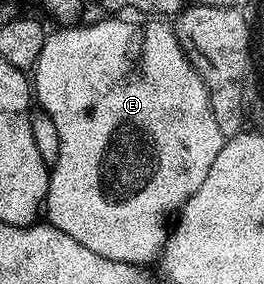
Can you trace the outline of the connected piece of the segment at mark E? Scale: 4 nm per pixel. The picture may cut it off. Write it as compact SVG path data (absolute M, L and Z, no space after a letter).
M103 18L88 28L80 26L63 26L48 35L45 46L41 46L41 58L33 69L33 96L38 107L53 118L57 125L57 135L61 137L61 150L57 162L50 169L49 190L45 201L45 216L57 230L69 234L73 242L81 242L85 250L93 250L93 254L101 254L101 258L109 258L126 264L146 265L145 262L163 251L163 243L169 235L169 221L178 213L183 204L193 194L197 194L197 186L205 182L209 170L217 154L221 154L221 146L225 137L217 126L217 118L211 113L211 100L207 97L207 85L197 74L197 70L183 53L183 47L175 36L174 27L159 18L151 18L142 28L131 18Z

